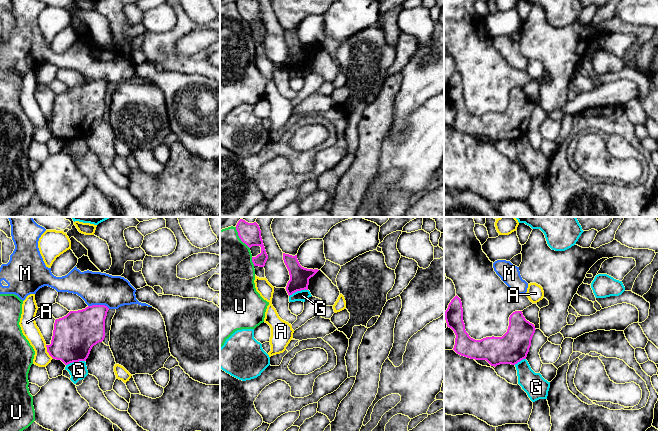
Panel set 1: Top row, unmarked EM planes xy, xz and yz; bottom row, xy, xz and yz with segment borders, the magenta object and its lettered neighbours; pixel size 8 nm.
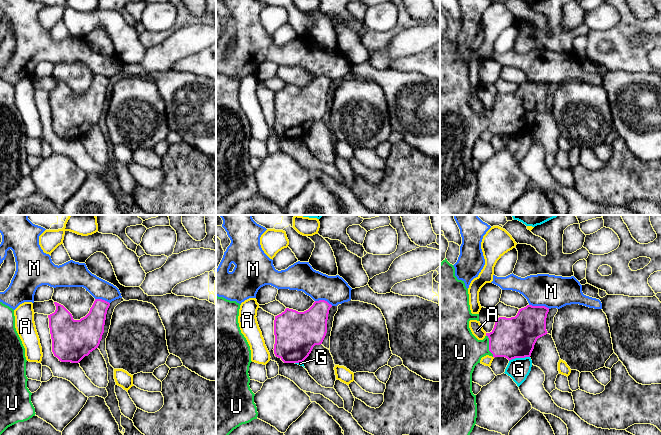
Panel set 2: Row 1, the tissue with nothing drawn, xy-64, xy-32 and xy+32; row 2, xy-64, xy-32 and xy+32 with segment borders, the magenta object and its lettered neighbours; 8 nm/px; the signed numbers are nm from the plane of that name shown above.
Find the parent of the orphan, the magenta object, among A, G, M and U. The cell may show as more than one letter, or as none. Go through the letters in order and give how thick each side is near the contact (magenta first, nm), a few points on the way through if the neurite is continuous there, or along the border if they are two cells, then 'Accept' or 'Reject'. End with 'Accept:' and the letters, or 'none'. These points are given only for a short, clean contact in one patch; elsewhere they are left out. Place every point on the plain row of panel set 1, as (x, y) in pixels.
A: Thickness 340 nm (magenta) against 130 nm. Reject
G: Thickness 340 nm (magenta) against 140 nm. Boundary: xy (84, 136), (70, 138), (66, 141). Reject
M: Thickness 320 nm (magenta) against 280 nm. Reject
U: Thickness 170 nm (magenta) against 480 nm. Accept
Accept: U

